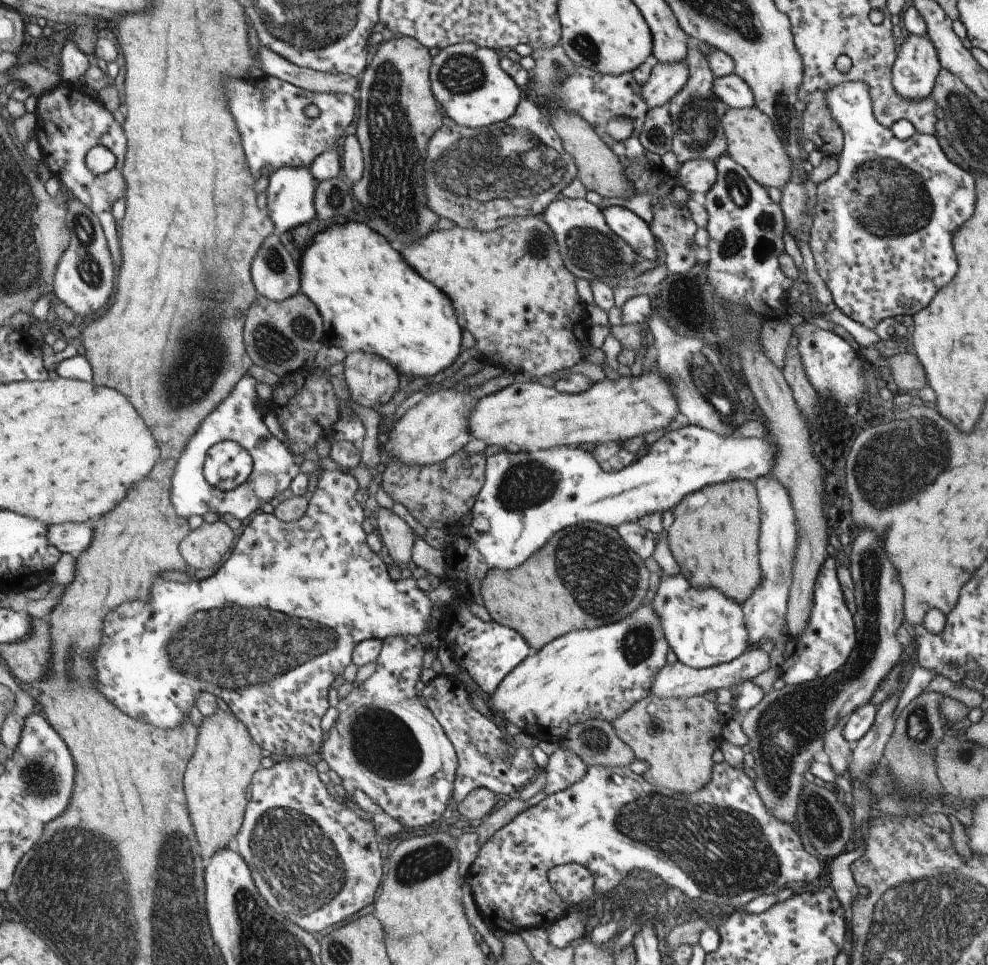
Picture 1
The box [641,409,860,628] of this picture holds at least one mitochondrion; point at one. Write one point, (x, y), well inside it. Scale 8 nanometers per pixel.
(781, 575)

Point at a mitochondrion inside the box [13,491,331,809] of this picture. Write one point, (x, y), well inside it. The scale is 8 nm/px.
(40, 780)

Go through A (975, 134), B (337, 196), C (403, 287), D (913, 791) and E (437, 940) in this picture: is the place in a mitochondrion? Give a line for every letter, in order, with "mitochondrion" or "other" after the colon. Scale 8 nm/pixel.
A: mitochondrion
B: mitochondrion
C: other
D: mitochondrion
E: other

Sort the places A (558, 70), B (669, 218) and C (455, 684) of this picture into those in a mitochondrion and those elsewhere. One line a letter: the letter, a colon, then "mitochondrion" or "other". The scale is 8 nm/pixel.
A: mitochondrion
B: other
C: other

